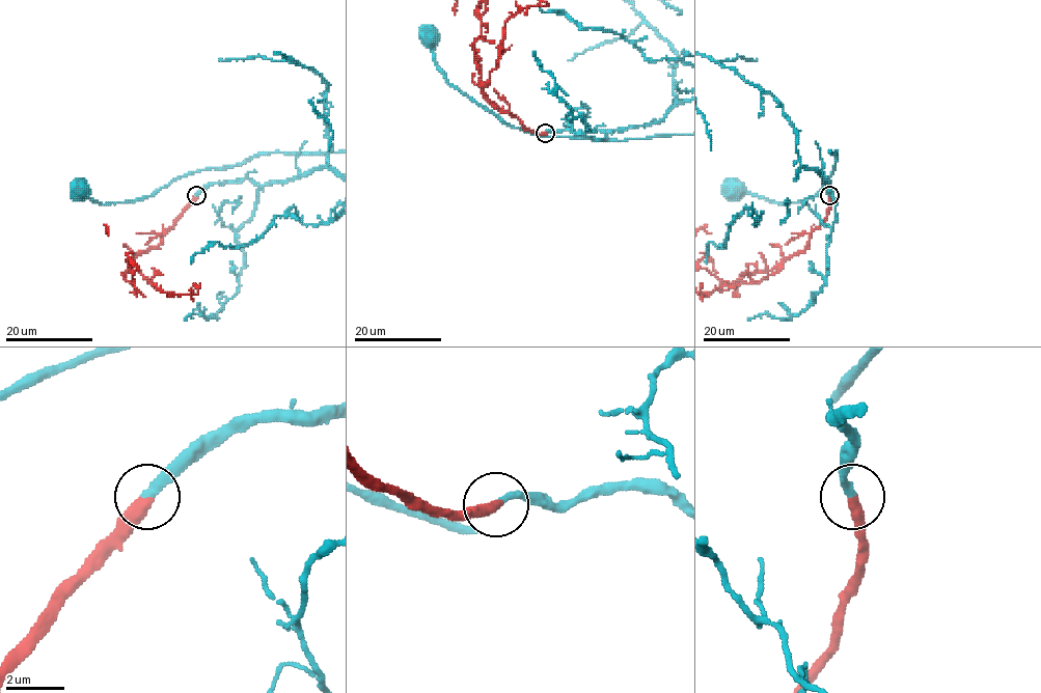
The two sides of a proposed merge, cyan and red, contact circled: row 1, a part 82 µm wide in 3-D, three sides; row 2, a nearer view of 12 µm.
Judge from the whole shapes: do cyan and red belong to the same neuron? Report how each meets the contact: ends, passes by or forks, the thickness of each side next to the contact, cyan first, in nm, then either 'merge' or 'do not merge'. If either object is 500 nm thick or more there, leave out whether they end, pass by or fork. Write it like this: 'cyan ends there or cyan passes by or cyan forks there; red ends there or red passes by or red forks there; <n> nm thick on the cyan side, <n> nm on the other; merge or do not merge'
cyan ends there; red ends there; 280 nm thick on the cyan side, 440 nm on the other; merge

